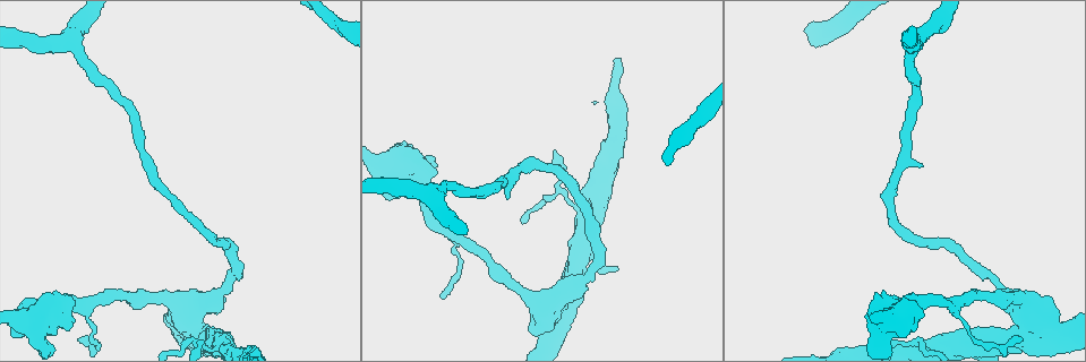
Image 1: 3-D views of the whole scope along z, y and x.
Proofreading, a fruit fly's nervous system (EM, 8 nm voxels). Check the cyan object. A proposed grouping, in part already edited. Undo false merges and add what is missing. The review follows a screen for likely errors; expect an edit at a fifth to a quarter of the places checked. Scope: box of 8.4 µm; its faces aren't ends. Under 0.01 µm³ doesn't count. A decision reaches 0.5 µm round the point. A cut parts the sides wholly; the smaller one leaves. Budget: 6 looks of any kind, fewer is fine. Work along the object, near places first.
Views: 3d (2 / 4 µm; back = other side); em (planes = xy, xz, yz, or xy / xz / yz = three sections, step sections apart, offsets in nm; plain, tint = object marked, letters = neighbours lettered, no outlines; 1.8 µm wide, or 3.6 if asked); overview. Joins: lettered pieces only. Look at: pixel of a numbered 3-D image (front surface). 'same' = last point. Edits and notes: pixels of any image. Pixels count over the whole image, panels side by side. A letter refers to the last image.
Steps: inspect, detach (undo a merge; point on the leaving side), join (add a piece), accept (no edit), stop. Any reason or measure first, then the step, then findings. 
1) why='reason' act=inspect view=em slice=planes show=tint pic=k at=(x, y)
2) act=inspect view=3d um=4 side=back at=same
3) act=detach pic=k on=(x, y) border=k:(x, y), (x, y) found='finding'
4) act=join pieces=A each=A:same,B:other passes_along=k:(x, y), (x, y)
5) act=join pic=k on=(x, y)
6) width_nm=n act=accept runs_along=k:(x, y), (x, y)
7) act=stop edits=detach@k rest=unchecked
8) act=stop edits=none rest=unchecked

why='an open end' act=inspect view=3d um=4 pic=1 at=(430, 159)

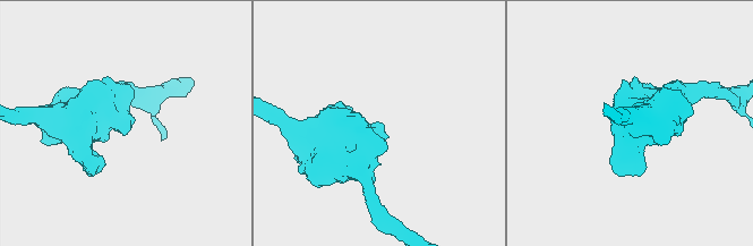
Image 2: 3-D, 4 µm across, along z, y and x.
act=inspect view=em um=3.6 slice=planes show=letters pic=2 at=(126, 134)

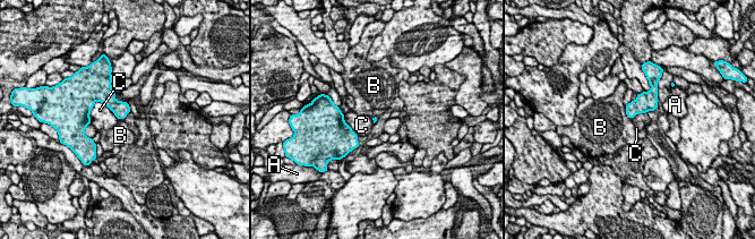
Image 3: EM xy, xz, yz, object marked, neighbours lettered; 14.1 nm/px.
act=accept each=A:other,B:other,C:other border=3:(625, 105), (625, 112), (629, 119) found='none of them fits'

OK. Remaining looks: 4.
why='branch point' act=inspect view=em slice=planes show=letters pic=1 at=(913, 341)

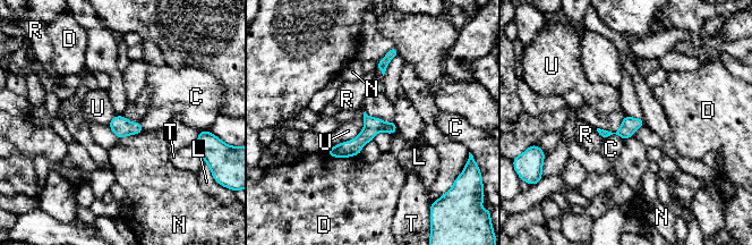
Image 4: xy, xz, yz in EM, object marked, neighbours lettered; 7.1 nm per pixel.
act=accept each=C:other,D:other,L:other,N:other,R:other,T:other,U:other runs_along=4:(393, 127), (331, 152) found='all the same neuron'

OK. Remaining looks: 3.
why='looks like a crossing' act=inspect view=em slice=xz step=16 show=plain pic=1 at=(1040, 322)

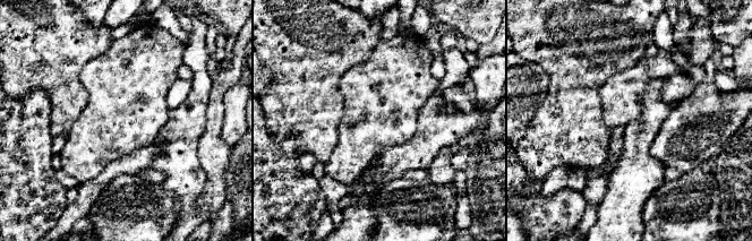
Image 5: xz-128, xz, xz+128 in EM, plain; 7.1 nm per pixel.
why='see the neighbours' act=inspect view=em slice=xz step=16 show=letters at=same

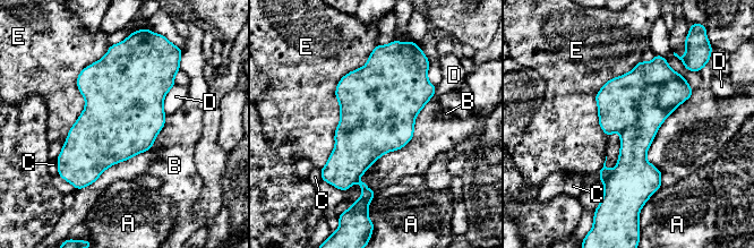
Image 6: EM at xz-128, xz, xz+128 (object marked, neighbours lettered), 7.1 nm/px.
act=detach pic=6 on=(651, 116) each=A:other,B:other,C:other,D:other,E:other part_leaving=6:(656, 88), (624, 190) found='two neurons meet here'

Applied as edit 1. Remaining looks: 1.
act=stop edits=detach@6 rest=unchecked

